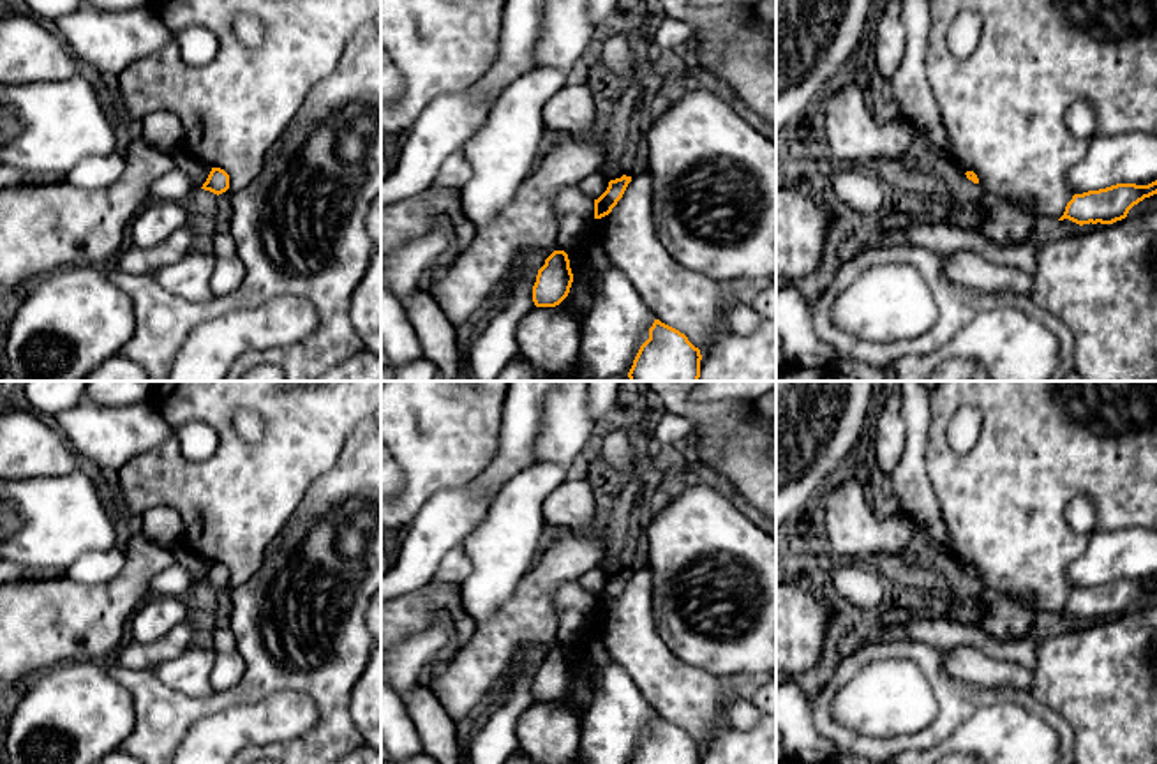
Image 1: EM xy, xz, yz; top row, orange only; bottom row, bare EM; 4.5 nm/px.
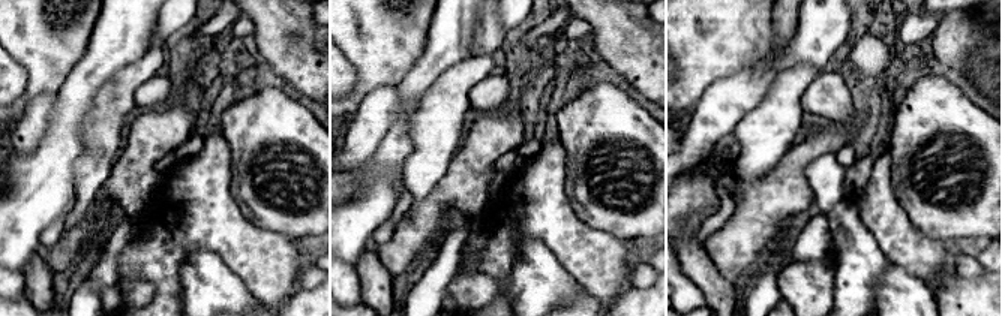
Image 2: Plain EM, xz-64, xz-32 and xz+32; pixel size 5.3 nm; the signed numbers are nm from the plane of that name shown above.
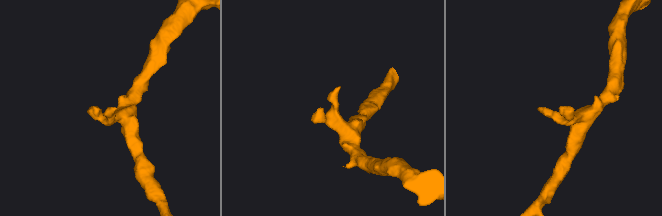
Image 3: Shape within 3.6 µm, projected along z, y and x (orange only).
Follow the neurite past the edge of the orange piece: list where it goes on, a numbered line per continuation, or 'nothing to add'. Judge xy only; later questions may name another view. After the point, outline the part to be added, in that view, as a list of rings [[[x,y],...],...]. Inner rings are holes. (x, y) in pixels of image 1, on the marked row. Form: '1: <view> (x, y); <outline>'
nothing to add

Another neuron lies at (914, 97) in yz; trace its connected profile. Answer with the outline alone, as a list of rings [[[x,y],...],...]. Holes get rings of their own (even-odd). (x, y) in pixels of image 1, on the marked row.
[[[901,0],[901,18],[907,34],[905,56],[891,79],[896,111],[922,131],[924,138],[956,171],[967,173],[967,166],[949,157],[949,139],[935,102],[933,90],[926,79],[926,53],[931,30],[929,0]]]

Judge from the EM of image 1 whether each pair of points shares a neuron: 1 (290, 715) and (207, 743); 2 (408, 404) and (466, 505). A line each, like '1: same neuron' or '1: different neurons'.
1: same neuron
2: different neurons

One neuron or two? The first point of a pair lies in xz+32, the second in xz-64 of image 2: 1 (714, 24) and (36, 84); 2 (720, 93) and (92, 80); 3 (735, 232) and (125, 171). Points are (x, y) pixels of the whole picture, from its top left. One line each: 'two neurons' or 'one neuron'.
1: one neuron
2: two neurons
3: one neuron

